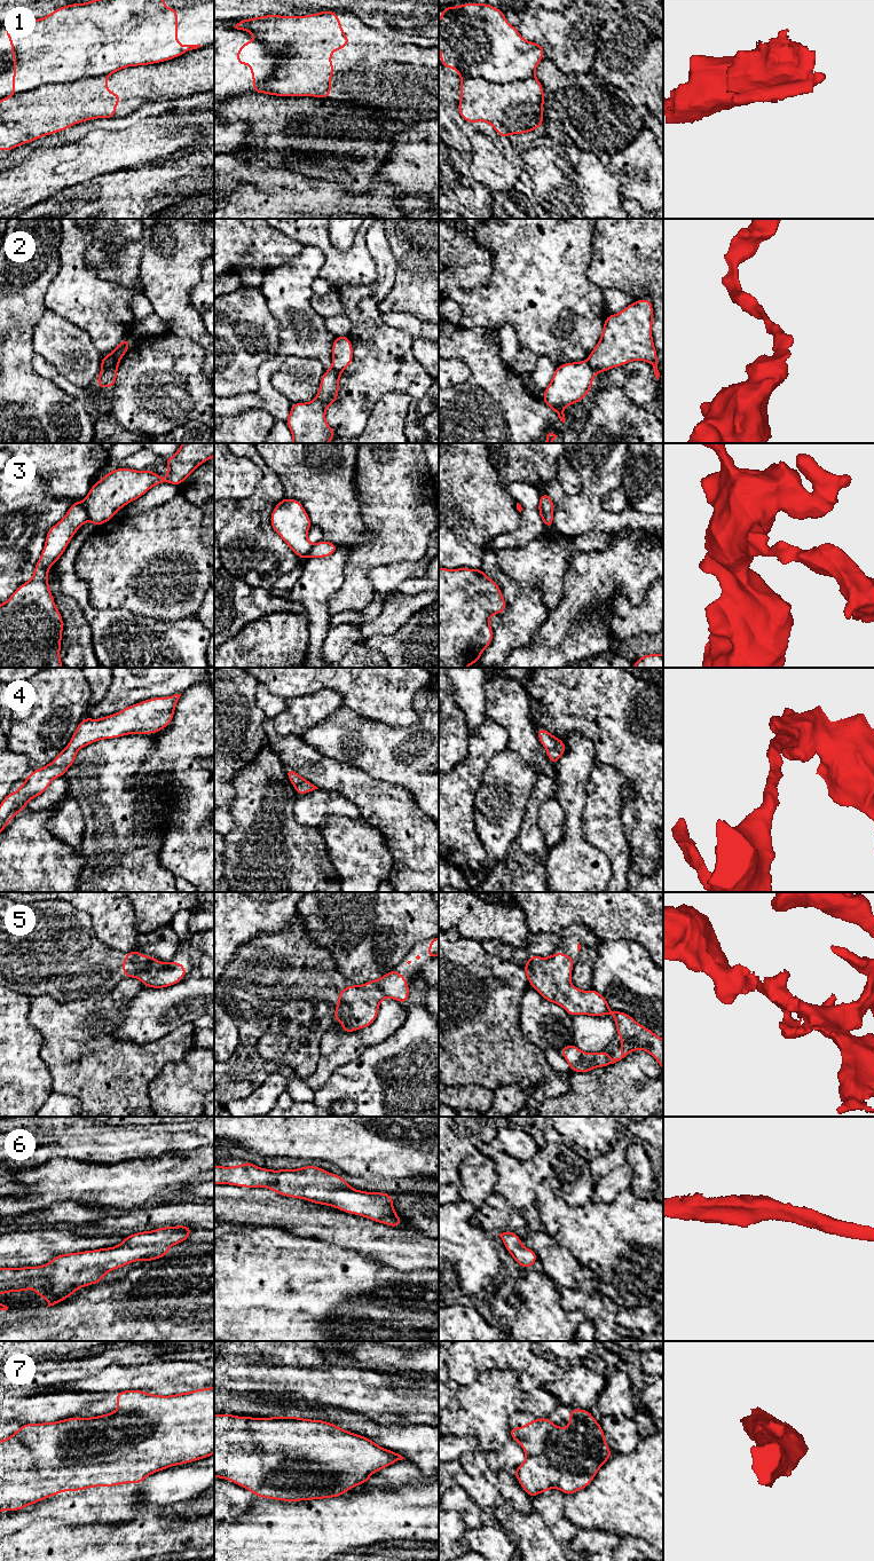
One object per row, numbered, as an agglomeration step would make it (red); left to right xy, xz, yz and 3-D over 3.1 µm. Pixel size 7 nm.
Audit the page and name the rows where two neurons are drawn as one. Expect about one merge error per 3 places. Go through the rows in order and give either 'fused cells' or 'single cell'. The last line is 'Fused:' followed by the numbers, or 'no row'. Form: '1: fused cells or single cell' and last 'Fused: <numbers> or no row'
1: fused cells
2: fused cells
3: fused cells
4: single cell
5: single cell
6: single cell
7: single cell
Fused: 1, 2, 3

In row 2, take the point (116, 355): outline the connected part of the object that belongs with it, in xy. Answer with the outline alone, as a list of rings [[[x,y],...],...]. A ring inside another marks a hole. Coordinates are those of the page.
[[[126,338],[121,340],[120,344],[109,355],[101,357],[101,368],[107,369],[113,365],[117,361],[120,361],[128,350],[131,342],[132,340]]]

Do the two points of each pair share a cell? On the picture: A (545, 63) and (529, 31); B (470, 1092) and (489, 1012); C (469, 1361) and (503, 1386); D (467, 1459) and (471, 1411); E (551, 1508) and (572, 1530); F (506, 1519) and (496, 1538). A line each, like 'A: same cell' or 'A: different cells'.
A: different cells
B: different cells
C: different cells
D: different cells
E: same cell
F: different cells

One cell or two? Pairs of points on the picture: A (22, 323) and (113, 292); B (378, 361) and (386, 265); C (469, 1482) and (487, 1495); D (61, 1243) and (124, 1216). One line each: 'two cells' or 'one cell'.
A: two cells
B: one cell
C: one cell
D: two cells

